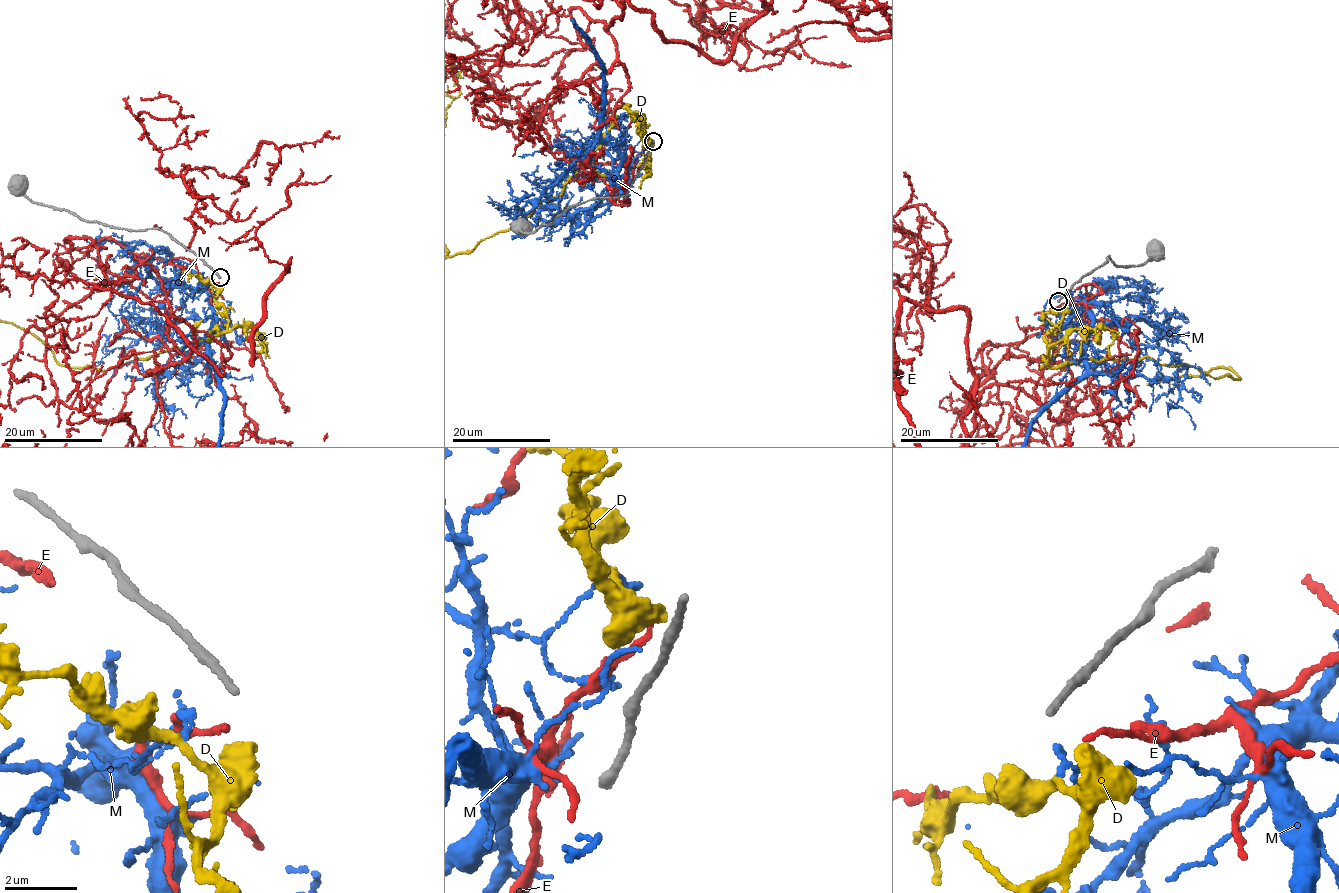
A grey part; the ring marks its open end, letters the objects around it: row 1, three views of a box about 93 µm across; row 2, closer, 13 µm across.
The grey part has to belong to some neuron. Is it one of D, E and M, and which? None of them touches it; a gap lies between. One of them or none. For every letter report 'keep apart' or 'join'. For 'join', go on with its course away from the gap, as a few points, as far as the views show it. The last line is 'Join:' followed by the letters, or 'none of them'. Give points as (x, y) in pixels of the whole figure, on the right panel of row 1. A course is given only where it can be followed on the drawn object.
D: keep apart
E: keep apart
M: keep apart
Join: none of them

